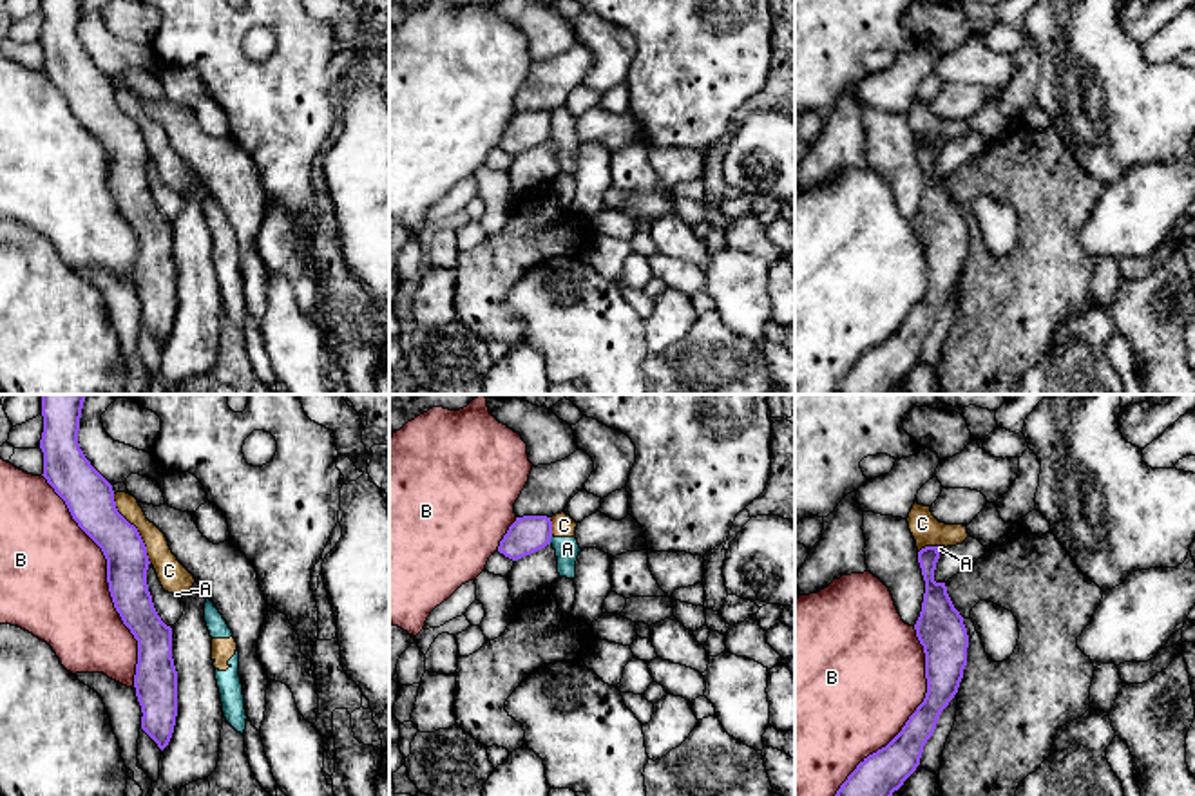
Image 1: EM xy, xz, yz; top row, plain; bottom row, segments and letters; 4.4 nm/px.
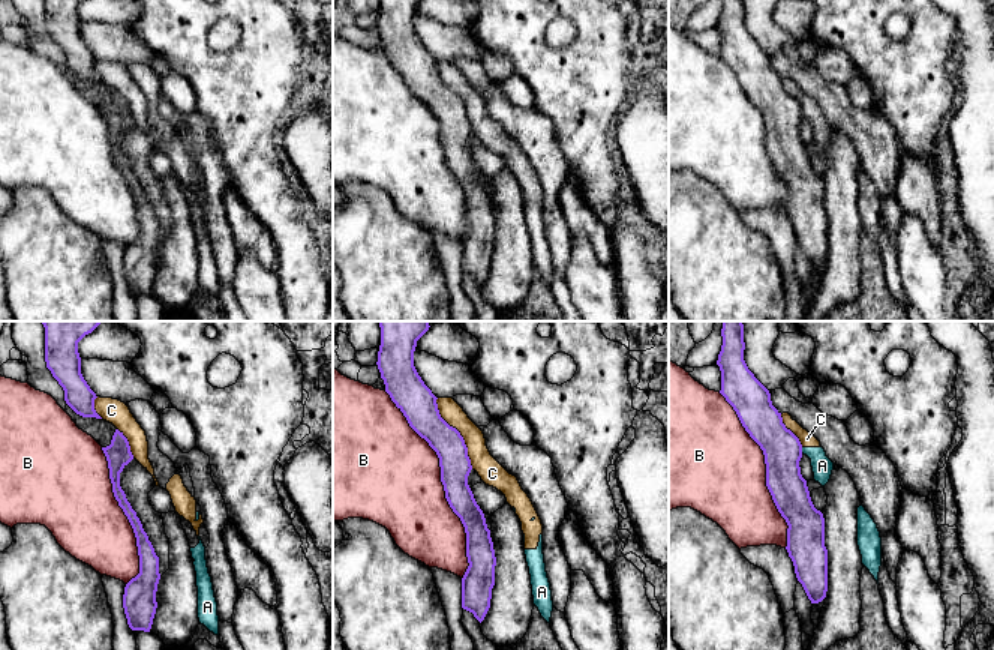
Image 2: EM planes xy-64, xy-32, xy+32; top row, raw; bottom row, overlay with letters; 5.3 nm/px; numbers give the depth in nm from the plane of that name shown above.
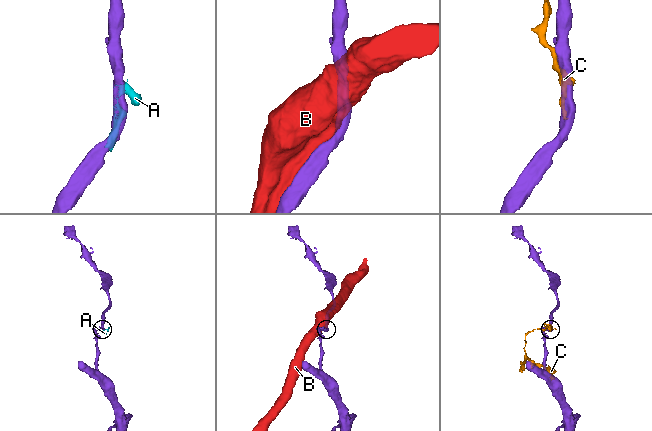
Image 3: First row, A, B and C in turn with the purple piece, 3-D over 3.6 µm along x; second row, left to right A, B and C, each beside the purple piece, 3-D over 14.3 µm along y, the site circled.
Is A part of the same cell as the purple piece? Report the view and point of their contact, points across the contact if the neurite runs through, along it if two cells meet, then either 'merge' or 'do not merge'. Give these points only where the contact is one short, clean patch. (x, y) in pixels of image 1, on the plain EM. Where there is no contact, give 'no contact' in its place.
xz (549, 134) | along xz (553, 131), (549, 138) | do not merge

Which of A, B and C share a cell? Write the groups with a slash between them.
A C / B

